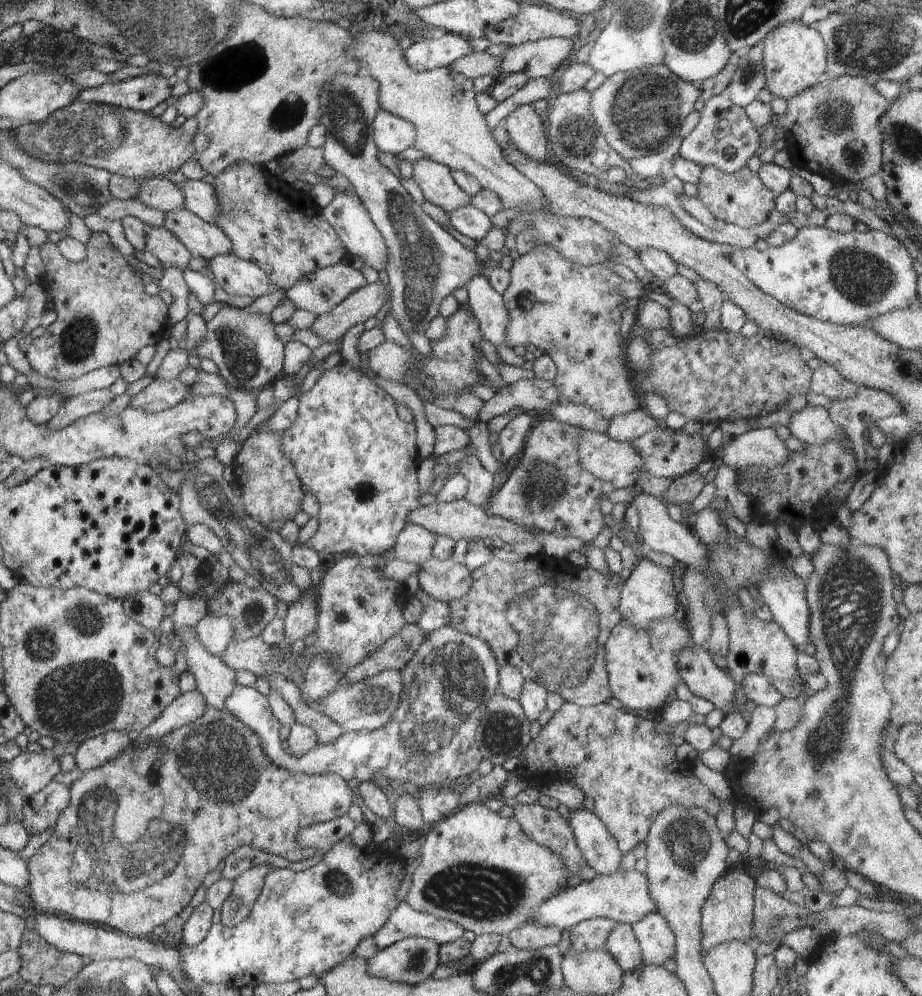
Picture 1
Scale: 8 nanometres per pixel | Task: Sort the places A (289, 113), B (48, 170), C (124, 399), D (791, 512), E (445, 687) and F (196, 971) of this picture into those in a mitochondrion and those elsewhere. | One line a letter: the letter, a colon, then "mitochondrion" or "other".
A: mitochondrion
B: mitochondrion
C: other
D: other
E: mitochondrion
F: other

